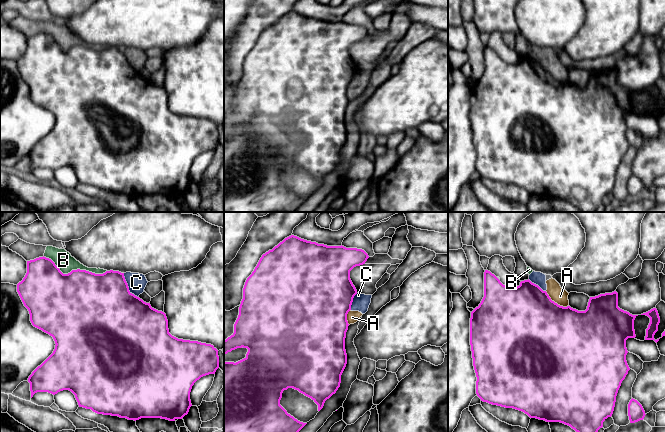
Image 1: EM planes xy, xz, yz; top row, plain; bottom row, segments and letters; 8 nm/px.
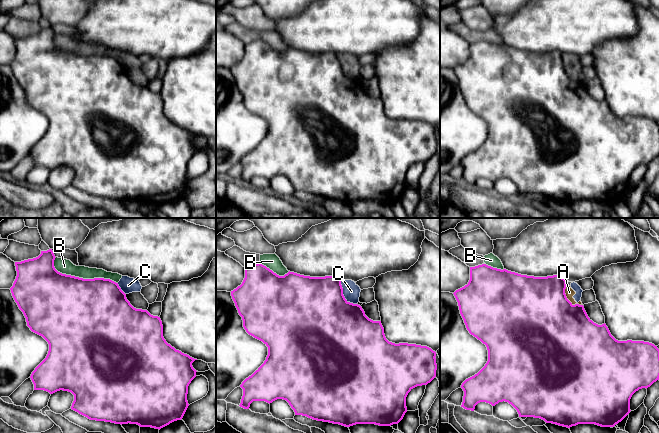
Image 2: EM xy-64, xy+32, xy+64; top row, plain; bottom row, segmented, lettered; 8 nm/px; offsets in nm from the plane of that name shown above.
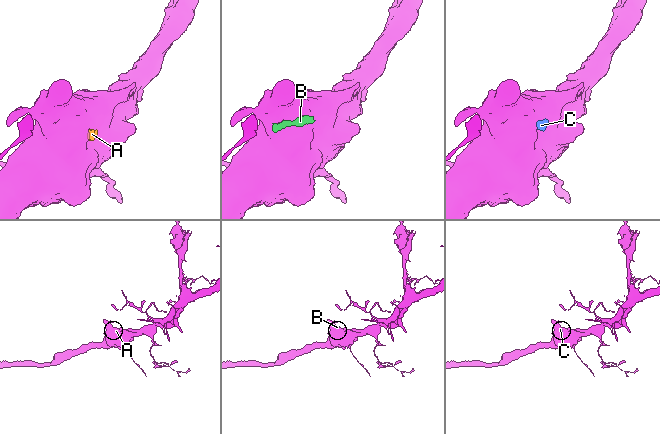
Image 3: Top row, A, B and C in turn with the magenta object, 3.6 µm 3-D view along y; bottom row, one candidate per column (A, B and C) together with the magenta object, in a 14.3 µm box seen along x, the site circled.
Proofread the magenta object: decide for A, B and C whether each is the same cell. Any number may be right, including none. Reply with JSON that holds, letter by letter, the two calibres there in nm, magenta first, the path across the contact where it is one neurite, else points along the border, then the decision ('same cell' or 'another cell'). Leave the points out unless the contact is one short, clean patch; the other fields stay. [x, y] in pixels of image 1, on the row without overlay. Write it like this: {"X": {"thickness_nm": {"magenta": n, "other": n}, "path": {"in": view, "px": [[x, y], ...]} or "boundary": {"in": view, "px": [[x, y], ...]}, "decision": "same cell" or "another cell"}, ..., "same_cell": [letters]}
{"A": {"thickness_nm": {"magenta": 500, "other": 130}, "boundary": {"in": "yz", "px": [[545, 67], [558, 80], [568, 82]]}, "decision": "another cell"}, "B": {"thickness_nm": {"magenta": 480, "other": 150}, "decision": "another cell"}, "C": {"thickness_nm": {"magenta": 480, "other": 150}, "boundary": {"in": "xy", "px": [[123, 49], [128, 65], [138, 73]]}, "decision": "another cell"}, "same_cell": []}

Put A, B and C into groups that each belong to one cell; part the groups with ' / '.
A B C

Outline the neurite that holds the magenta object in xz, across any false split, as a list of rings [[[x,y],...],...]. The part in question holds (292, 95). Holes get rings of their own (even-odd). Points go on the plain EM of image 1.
[[[294,11],[285,14],[272,26],[262,31],[254,47],[245,58],[239,91],[234,100],[234,109],[224,116],[224,130],[237,124],[248,125],[244,135],[236,139],[224,138],[224,212],[295,212],[307,199],[298,197],[280,181],[283,167],[288,164],[298,166],[318,181],[318,187],[323,184],[325,177],[336,169],[340,163],[341,151],[347,140],[345,126],[345,114],[349,102],[347,90],[351,86],[353,74],[357,70],[357,66],[350,55],[350,47],[356,42],[365,40],[368,34],[368,30],[362,25],[346,24],[342,21],[327,22]]]

